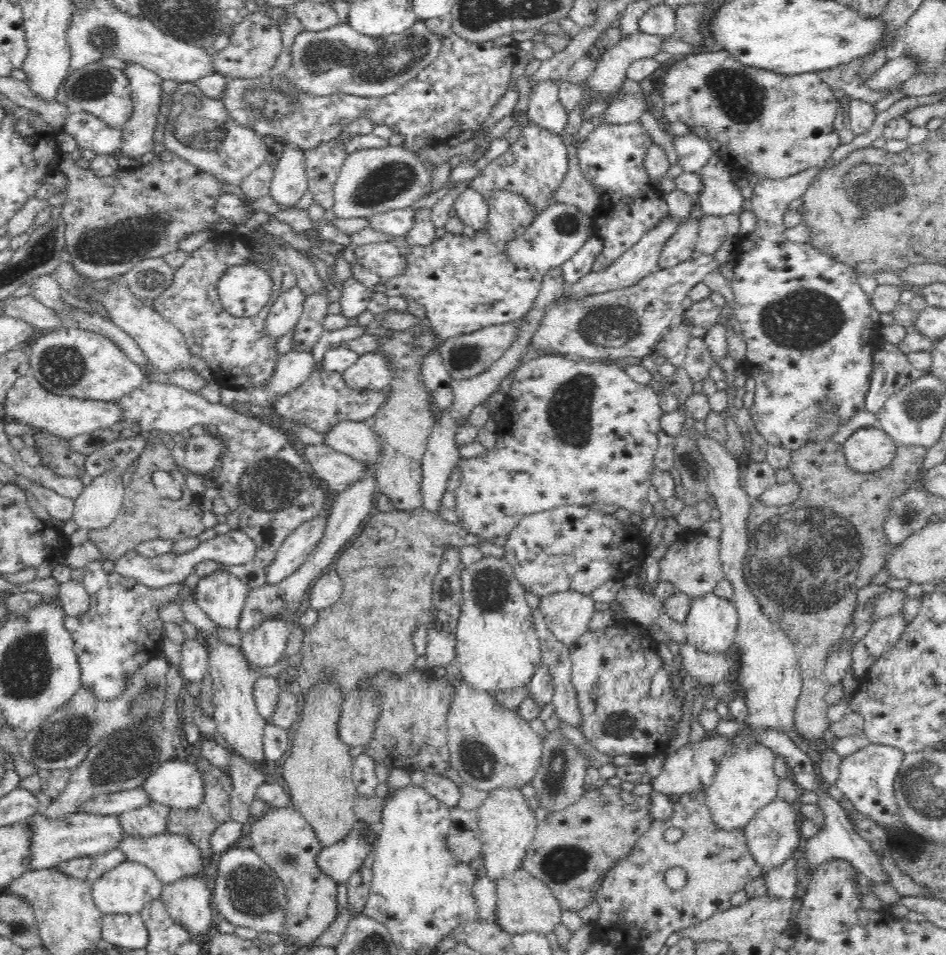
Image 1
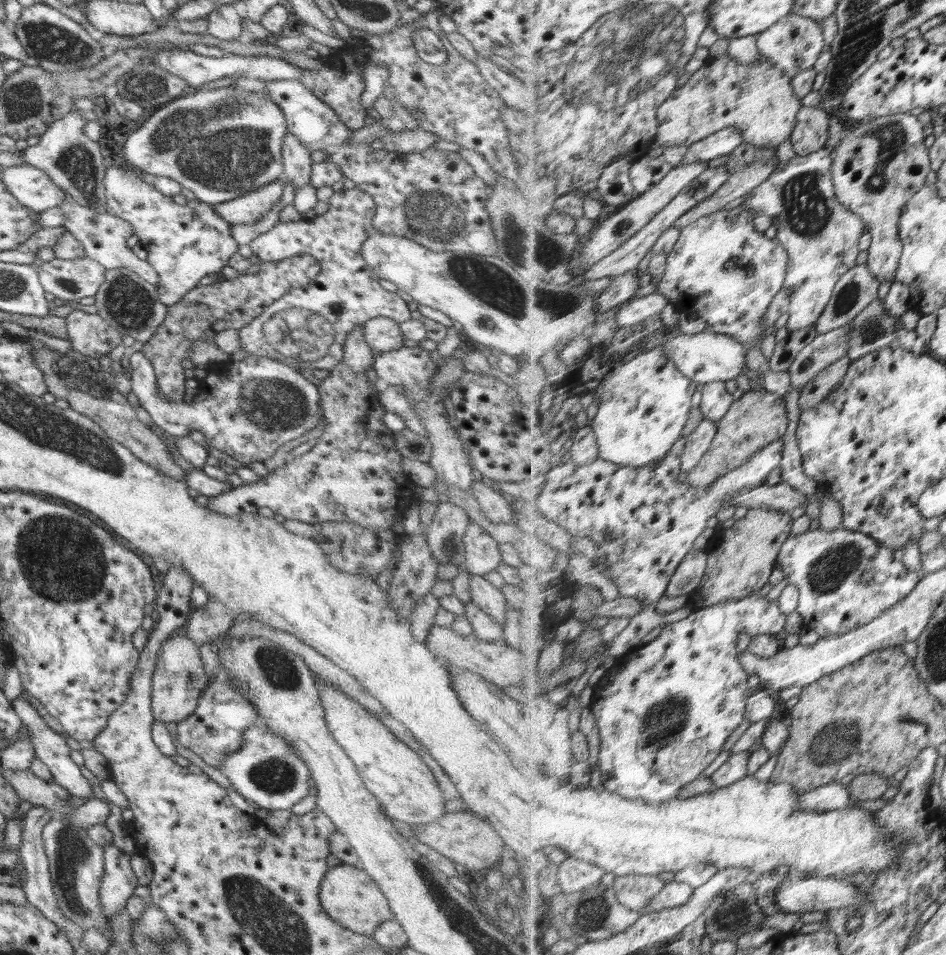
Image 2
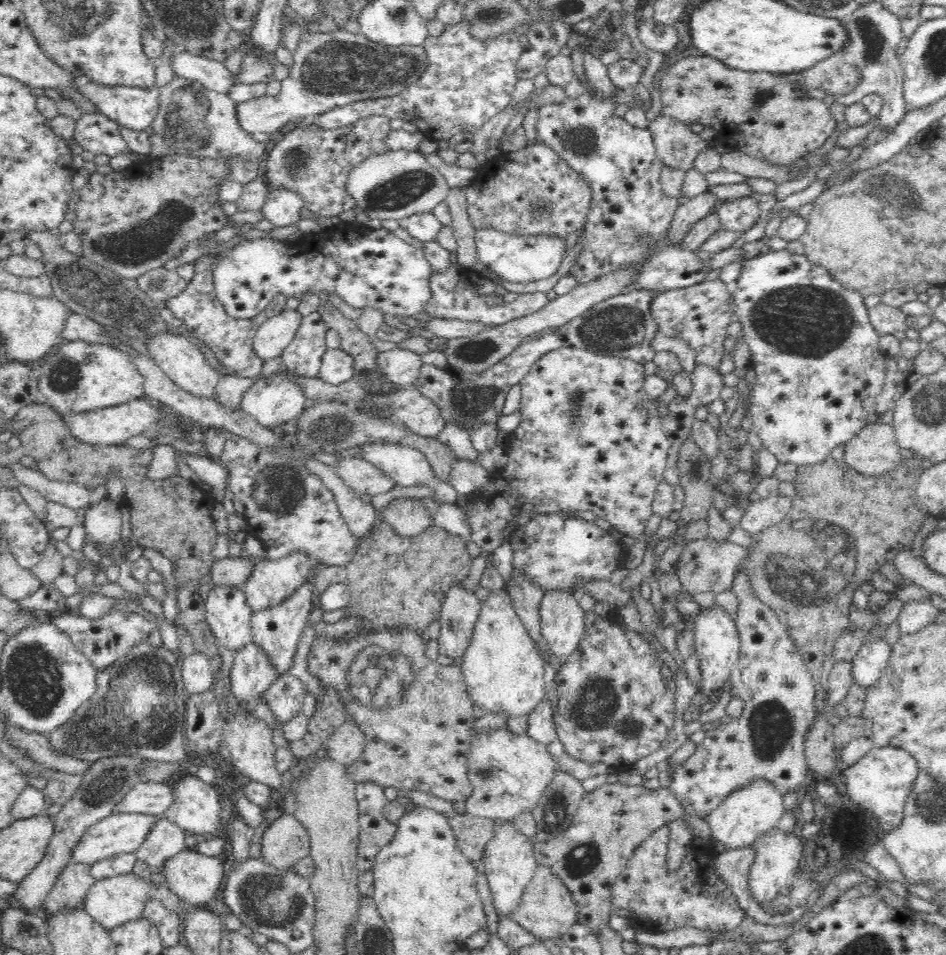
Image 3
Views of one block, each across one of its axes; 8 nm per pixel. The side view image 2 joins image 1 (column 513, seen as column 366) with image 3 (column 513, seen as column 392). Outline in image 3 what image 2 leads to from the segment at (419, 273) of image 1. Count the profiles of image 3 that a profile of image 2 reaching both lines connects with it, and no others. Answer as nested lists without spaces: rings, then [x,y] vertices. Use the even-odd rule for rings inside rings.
[[[451,263],[448,270],[433,272],[430,276],[430,289],[432,289],[432,298],[425,307],[425,312],[433,319],[468,320],[498,326],[542,311],[542,308],[549,304],[548,297],[544,293],[507,291],[501,284],[492,283],[490,279],[481,276],[476,270],[464,268],[461,265],[454,267]]]

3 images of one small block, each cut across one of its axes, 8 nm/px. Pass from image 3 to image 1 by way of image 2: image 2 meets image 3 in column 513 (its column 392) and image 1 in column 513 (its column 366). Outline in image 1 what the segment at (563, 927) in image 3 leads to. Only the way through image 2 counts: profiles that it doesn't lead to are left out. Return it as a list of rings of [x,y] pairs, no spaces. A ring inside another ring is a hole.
[[[518,868],[512,876],[502,876],[496,880],[496,899],[498,926],[512,936],[526,932],[548,935],[561,922],[562,909],[556,895],[544,881],[522,868]]]

